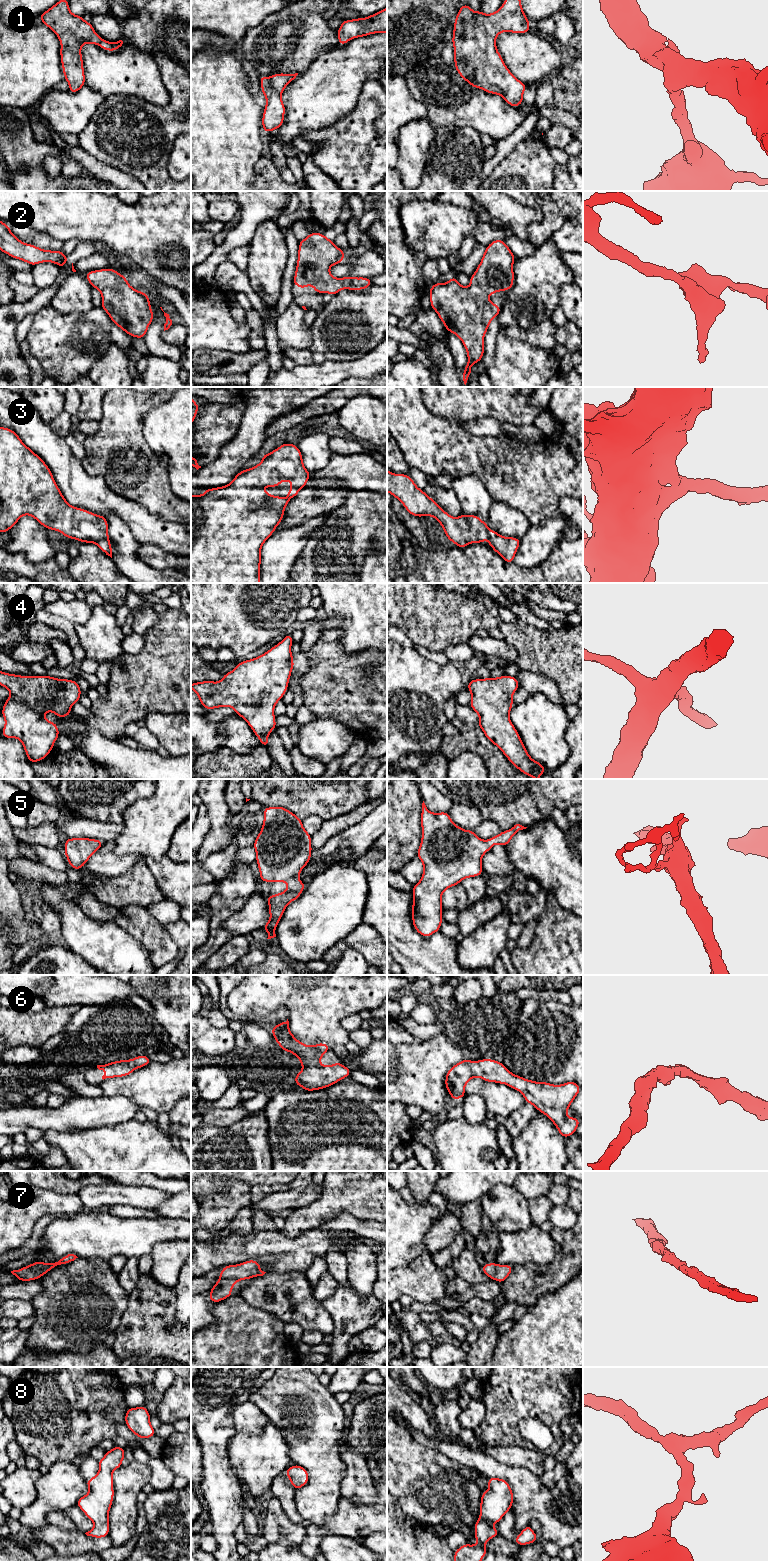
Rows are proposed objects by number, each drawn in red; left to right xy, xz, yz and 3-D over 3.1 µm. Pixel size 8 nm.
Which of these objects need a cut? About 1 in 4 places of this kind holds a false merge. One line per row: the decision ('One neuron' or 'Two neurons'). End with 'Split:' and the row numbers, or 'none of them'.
1: One neuron
2: One neuron
3: One neuron
4: One neuron
5: One neuron
6: One neuron
7: One neuron
8: One neuron
Split: none of them

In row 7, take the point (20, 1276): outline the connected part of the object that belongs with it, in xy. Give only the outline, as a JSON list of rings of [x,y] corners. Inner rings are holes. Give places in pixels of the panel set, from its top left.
[[[68,1254],[62,1257],[60,1260],[53,1263],[45,1263],[36,1261],[33,1264],[27,1265],[20,1270],[13,1270],[11,1273],[16,1276],[18,1281],[32,1281],[37,1280],[44,1274],[48,1273],[51,1269],[70,1263],[78,1258],[74,1254]]]

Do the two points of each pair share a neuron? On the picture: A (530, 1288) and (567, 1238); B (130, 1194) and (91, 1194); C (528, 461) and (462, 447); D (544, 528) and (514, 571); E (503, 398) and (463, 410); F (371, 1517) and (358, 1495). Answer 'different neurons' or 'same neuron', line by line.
A: same neuron
B: same neuron
C: same neuron
D: different neurons
E: same neuron
F: different neurons

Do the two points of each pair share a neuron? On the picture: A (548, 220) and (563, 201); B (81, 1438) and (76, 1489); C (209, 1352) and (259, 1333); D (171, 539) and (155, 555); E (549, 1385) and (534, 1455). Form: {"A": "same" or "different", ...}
{"A": "same", "B": "different", "C": "same", "D": "different", "E": "different"}

